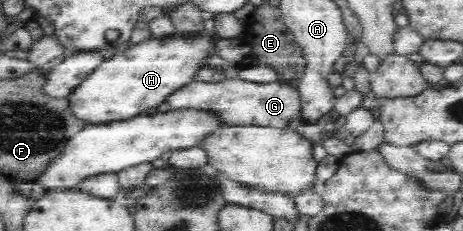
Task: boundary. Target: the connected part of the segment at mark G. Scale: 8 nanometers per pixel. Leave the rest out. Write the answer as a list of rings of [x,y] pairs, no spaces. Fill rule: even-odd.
[[[240,78],[225,79],[218,83],[192,81],[186,87],[180,87],[166,99],[172,110],[208,110],[220,118],[226,126],[236,124],[254,124],[258,127],[275,127],[276,129],[298,129],[304,124],[301,116],[301,99],[299,91],[290,84],[273,81],[258,84]]]

